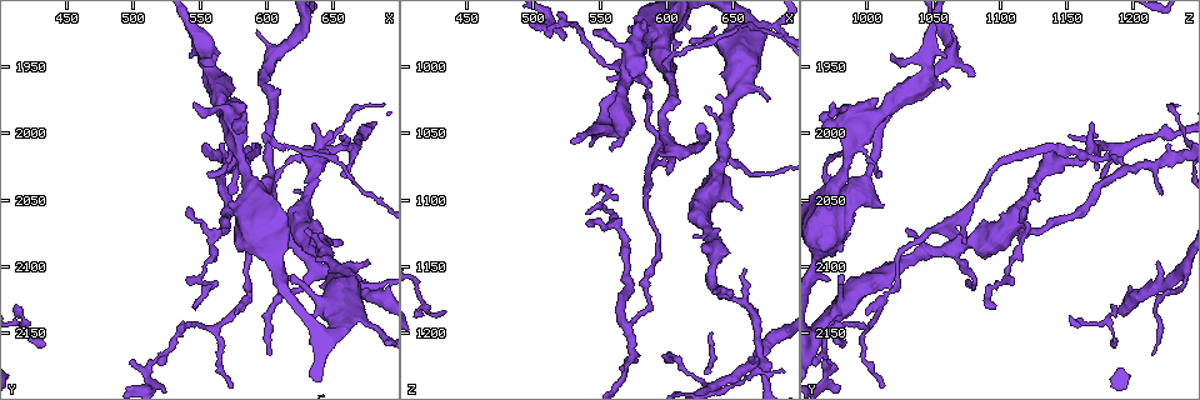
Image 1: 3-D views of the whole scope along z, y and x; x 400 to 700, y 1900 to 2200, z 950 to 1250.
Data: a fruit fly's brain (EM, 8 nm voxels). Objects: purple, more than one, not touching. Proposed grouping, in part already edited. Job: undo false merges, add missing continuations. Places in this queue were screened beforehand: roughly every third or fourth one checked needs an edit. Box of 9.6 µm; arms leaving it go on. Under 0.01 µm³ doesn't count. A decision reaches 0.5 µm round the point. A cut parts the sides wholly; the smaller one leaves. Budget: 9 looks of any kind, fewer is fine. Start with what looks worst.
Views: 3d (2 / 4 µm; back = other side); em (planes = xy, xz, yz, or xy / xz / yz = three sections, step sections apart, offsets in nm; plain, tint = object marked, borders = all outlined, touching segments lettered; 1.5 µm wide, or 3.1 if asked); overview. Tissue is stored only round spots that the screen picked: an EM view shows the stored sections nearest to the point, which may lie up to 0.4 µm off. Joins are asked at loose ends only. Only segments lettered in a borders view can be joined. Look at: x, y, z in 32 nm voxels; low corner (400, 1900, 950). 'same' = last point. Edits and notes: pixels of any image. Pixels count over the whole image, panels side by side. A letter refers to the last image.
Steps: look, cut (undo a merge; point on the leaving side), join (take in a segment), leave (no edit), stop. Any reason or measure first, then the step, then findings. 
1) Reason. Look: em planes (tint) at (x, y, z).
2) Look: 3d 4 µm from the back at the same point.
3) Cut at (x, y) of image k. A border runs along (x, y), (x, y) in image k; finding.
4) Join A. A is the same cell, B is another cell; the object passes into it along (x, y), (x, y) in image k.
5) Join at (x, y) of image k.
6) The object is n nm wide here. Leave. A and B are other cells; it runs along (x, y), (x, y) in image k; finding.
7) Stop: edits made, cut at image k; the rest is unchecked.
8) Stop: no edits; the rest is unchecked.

Look: 3d 2 µm at (600, 2004, 1008).

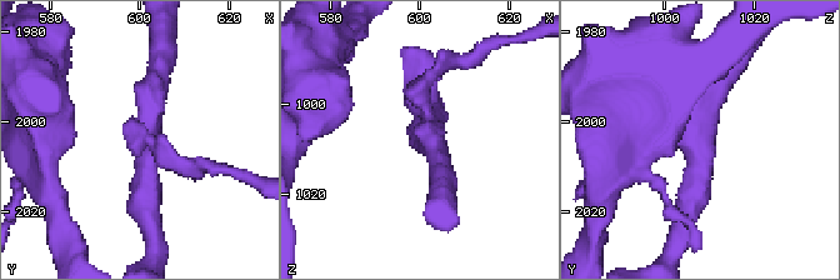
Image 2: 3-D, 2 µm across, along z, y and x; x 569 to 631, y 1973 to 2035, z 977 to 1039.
Need the tissue. Look: em xy step 4 (tint) at (601, 2006, 1006).

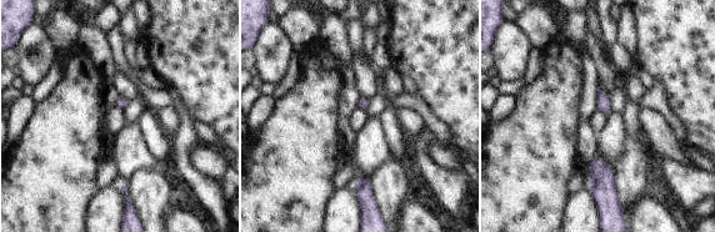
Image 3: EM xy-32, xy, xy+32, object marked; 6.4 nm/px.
Look: em planes (borders) at the same point.

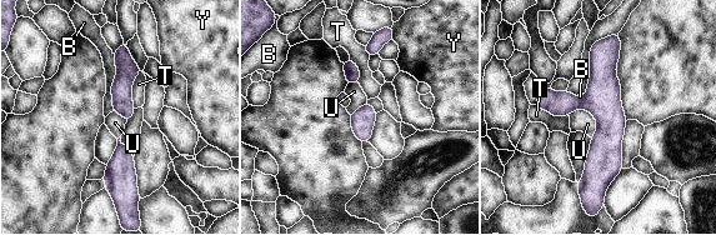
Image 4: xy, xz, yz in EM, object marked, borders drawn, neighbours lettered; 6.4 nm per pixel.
Leave. B, T, U and Y are other cells; it runs along (614, 41), (594, 190) in image 4; all the same neuron.

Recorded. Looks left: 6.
An open end. Look: em xy step 4 (borders) at (676, 2098, 1028).

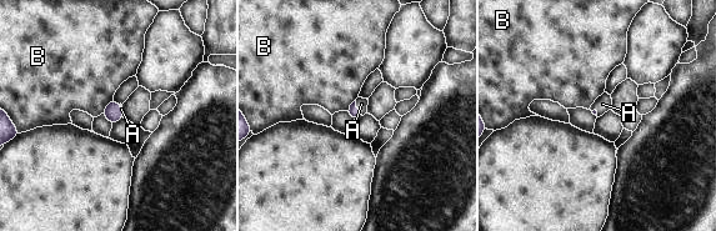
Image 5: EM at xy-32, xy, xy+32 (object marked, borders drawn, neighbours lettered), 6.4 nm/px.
Look: em planes (borders) at the same point.

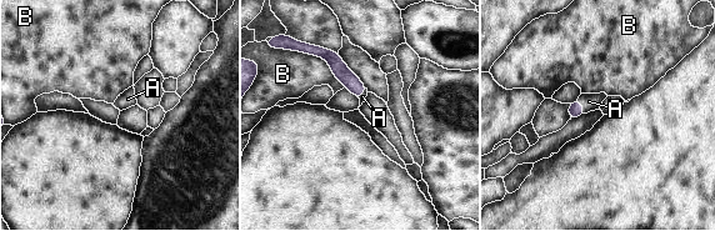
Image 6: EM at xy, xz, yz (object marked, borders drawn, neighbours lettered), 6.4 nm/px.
The longest contact is with B, 380 nm. Join A. A is the same cell, B is another cell; the neuron continues.

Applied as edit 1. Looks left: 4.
Look: overview.

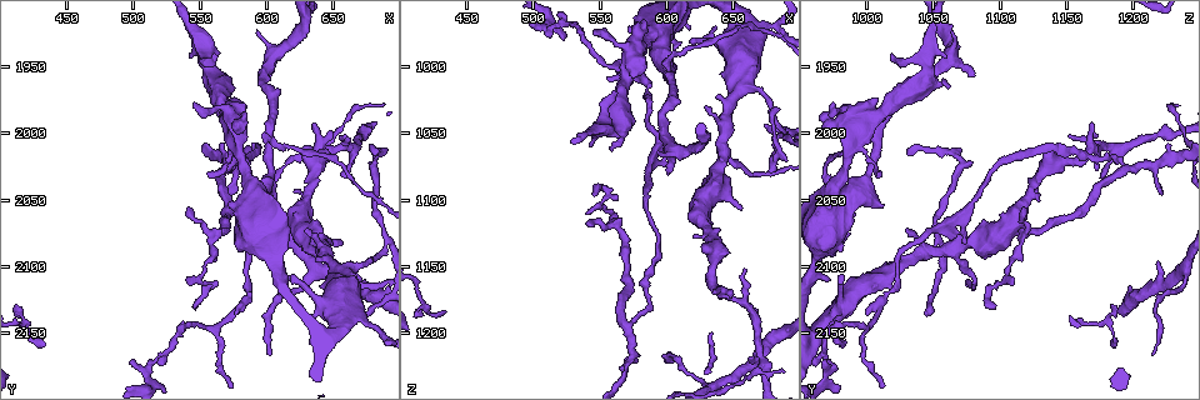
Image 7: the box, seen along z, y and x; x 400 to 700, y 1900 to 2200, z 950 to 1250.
Narrows sharply. Look: 3d 2 µm at (632, 2042, 1124).

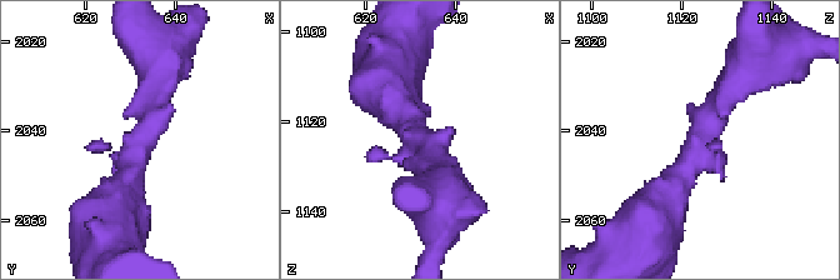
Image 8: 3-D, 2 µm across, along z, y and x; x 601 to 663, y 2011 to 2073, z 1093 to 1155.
Look: em xz step 8 (borders) at (632, 2042, 1125).

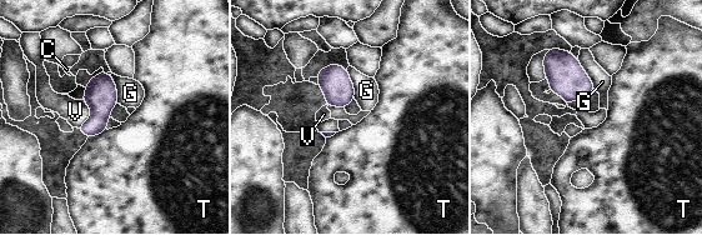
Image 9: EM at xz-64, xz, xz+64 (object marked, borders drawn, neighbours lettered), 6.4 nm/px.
Look: em planes (borders) at the same point.

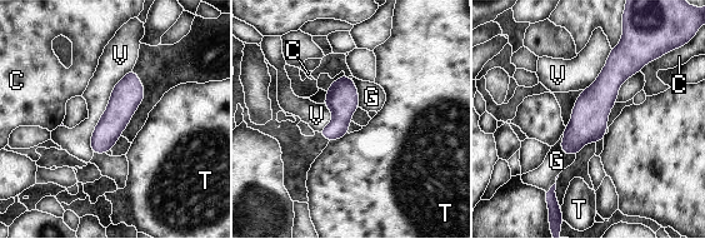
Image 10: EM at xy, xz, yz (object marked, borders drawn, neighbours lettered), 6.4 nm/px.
Leave. C, G, T and V are other cells; a border runs along (131, 69), (94, 129), (93, 153) in image 10; continuous, no second neuron.

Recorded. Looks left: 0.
Stop: edits made, join at image 6; the rest is unchecked.

